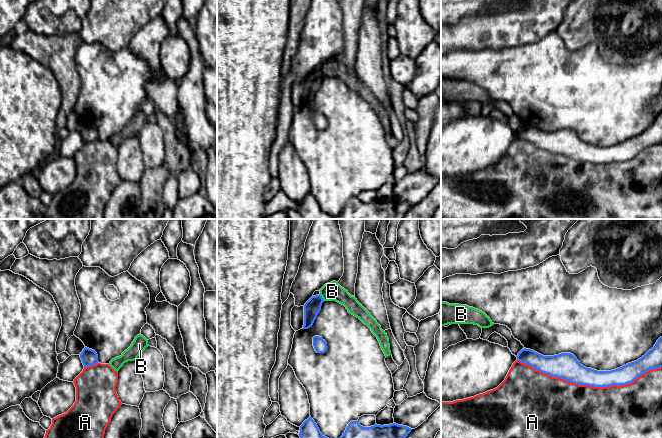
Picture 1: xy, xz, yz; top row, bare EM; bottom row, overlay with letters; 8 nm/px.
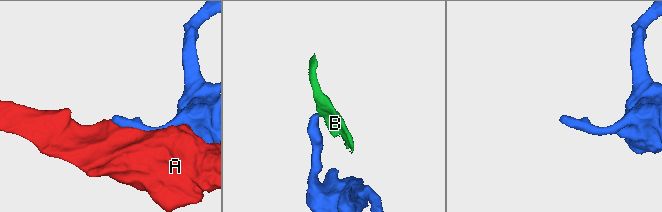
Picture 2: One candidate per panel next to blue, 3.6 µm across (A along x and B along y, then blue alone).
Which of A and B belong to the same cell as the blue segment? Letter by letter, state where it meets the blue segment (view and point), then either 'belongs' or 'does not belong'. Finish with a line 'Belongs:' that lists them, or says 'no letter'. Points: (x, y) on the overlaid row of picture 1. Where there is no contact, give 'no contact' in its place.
A: contact yz (589, 385); does not belong
B: contact xz (321, 297); does not belong
Belongs: no letter

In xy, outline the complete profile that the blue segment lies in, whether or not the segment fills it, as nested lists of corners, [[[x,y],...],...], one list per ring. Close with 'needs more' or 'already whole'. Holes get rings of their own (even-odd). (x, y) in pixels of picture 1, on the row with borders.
[[[85,347],[81,352],[80,358],[84,367],[92,366],[98,363],[97,353],[94,350],[89,349],[87,347]]]; already whole

